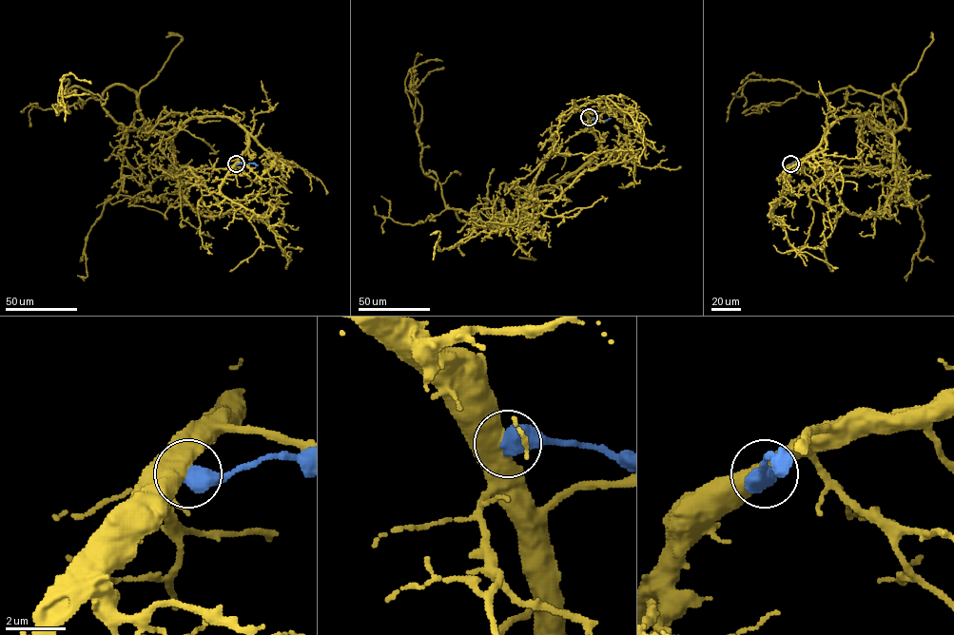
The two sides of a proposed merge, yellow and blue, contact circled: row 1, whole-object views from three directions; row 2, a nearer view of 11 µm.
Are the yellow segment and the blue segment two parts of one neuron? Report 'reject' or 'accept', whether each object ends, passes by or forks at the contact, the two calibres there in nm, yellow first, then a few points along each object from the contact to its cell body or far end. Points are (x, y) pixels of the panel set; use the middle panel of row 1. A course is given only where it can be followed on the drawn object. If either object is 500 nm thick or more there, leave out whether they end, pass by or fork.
reject | 440/650 nm | yellow via (589, 117), (601, 146), (590, 161), (497, 232), (461, 221), (423, 172), (417, 132), (412, 68), (442, 61) | blue via (589, 117), (603, 122), (611, 118)

